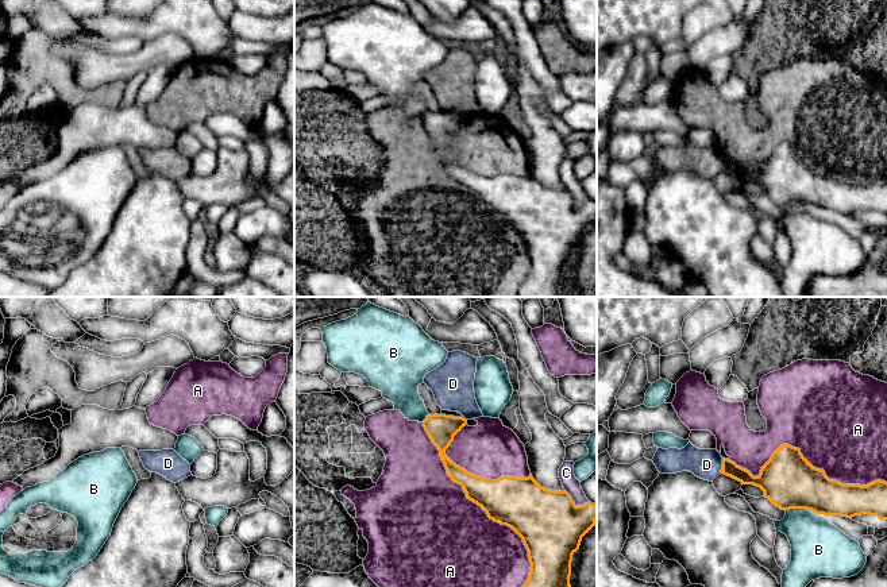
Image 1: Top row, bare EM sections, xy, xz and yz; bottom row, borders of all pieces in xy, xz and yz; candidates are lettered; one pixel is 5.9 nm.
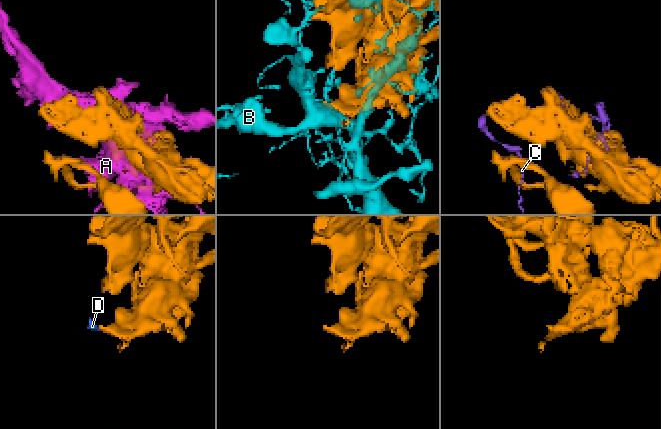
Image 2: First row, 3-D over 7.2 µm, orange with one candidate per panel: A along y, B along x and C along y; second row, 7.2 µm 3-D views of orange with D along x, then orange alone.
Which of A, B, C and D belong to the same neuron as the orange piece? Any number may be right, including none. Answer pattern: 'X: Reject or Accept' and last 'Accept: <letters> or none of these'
A: Reject
B: Reject
C: Reject
D: Reject
Accept: none of these

